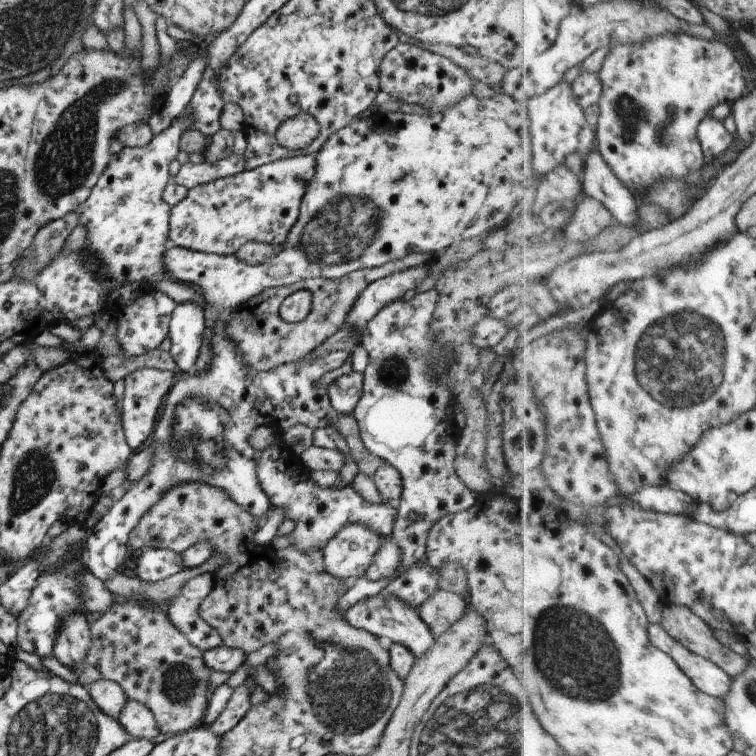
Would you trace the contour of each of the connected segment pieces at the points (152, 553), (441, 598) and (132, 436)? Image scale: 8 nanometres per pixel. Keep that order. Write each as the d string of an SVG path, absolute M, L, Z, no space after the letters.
M146 547L131 562L131 572L146 582L166 580L183 569L182 555L164 548Z
M438 588L428 600L424 600L415 609L436 637L444 634L454 622L464 616L466 605L459 594Z
M141 368L132 371L126 376L121 410L126 442L132 450L144 446L144 442L154 432L156 421L161 419L159 415L160 406L166 403L166 396L172 386L174 386L174 374L172 371L164 371L158 368Z

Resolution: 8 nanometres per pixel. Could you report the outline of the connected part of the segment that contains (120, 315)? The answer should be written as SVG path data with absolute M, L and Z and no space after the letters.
M146 289L145 293L138 292L138 298L128 306L118 306L116 311L110 311L116 319L116 336L124 353L140 356L156 350L167 337L171 314L177 305L170 296L163 292Z

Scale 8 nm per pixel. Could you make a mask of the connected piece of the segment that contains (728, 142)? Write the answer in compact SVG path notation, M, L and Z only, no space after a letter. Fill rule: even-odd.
M711 113L700 125L699 136L704 152L706 152L708 158L714 160L728 152L736 141L735 134L724 126L722 120L718 120Z

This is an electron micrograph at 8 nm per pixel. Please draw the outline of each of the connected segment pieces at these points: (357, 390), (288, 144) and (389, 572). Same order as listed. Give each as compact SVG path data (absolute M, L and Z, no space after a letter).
M353 370L330 383L327 389L332 406L339 414L353 414L362 396L363 373Z
M300 113L282 122L277 130L277 141L282 148L300 152L319 133L318 121L308 113Z
M382 535L380 548L378 548L376 556L372 558L372 564L370 564L365 576L372 582L382 580L382 578L391 578L394 572L400 568L400 564L402 564L400 546L390 538L390 535Z

